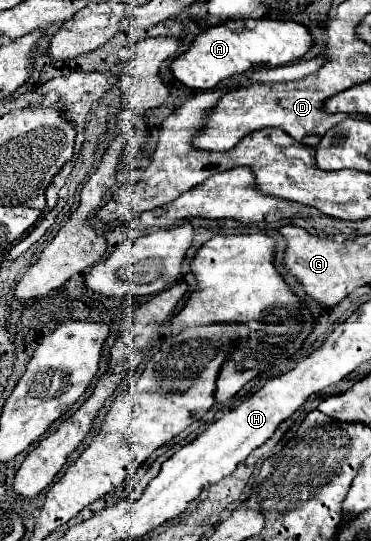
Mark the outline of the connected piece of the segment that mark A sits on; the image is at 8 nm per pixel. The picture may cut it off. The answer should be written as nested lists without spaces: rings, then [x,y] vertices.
[[[239,19],[203,31],[193,45],[171,63],[173,75],[185,87],[213,89],[219,81],[247,73],[255,67],[279,67],[301,59],[313,47],[311,31],[295,21]]]

